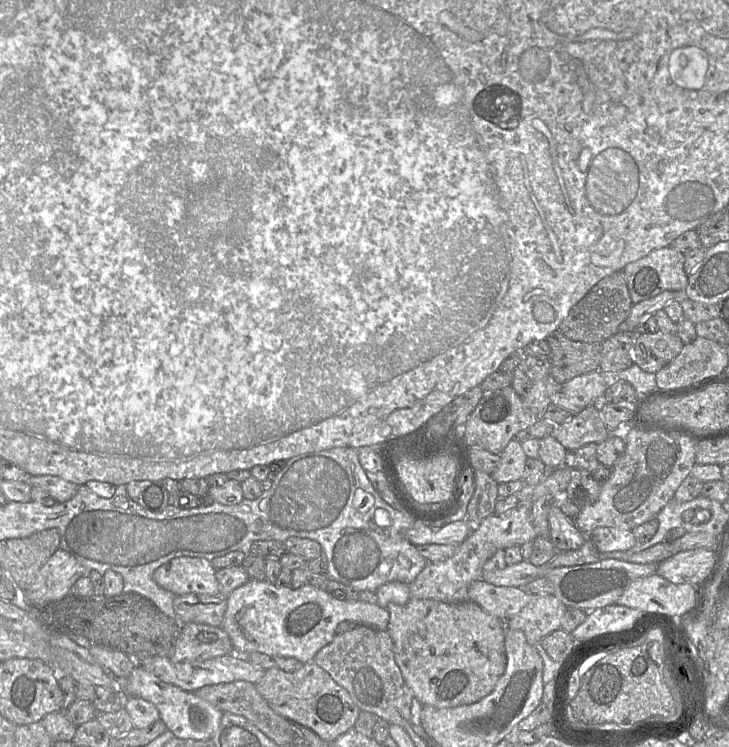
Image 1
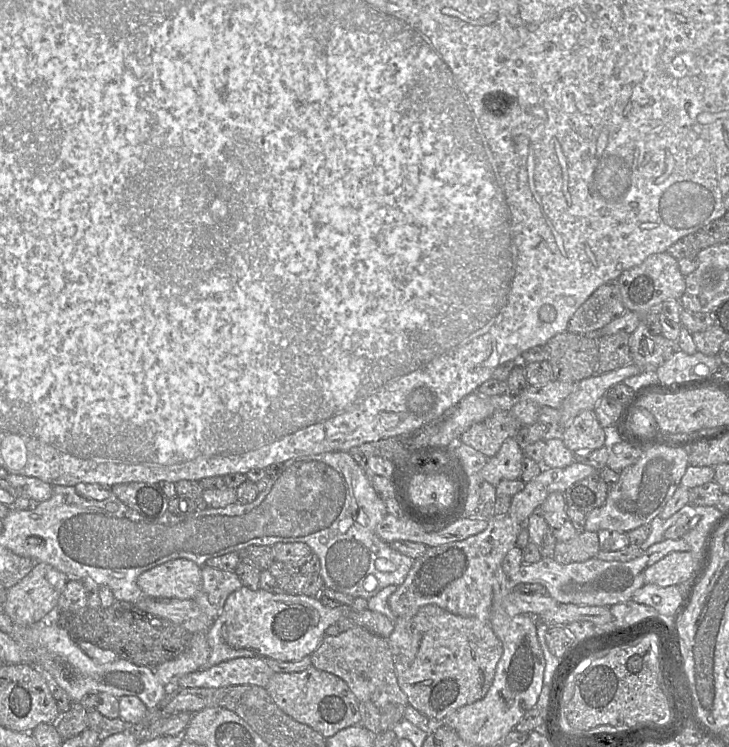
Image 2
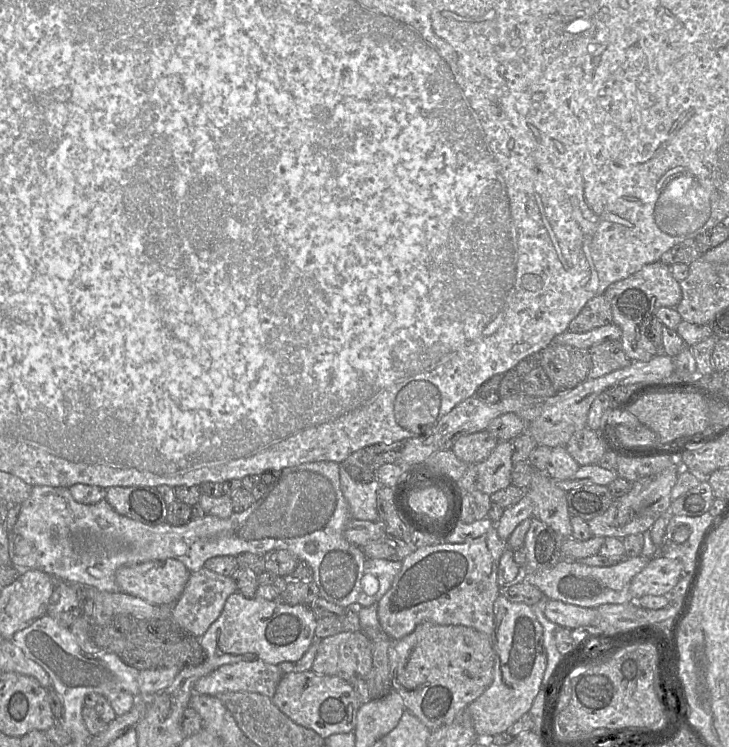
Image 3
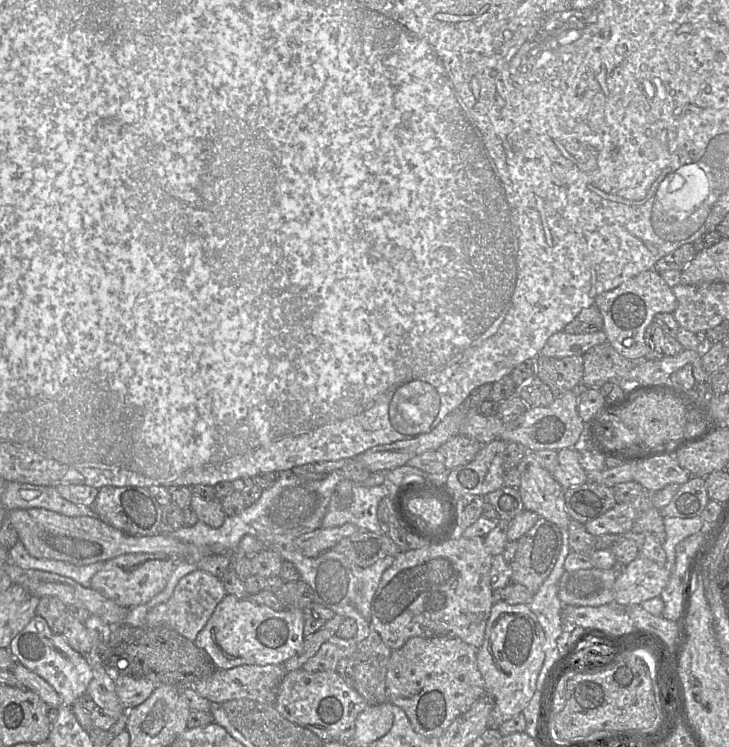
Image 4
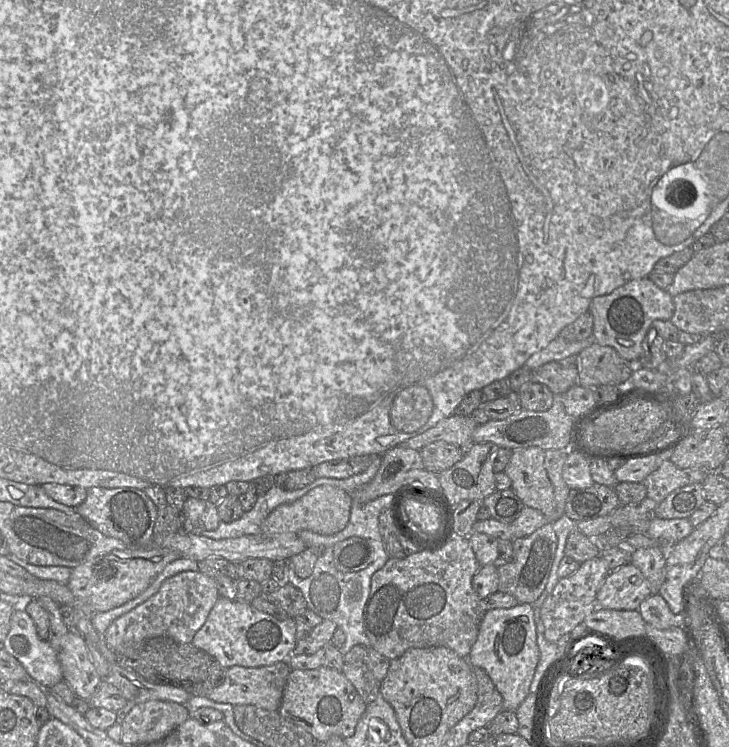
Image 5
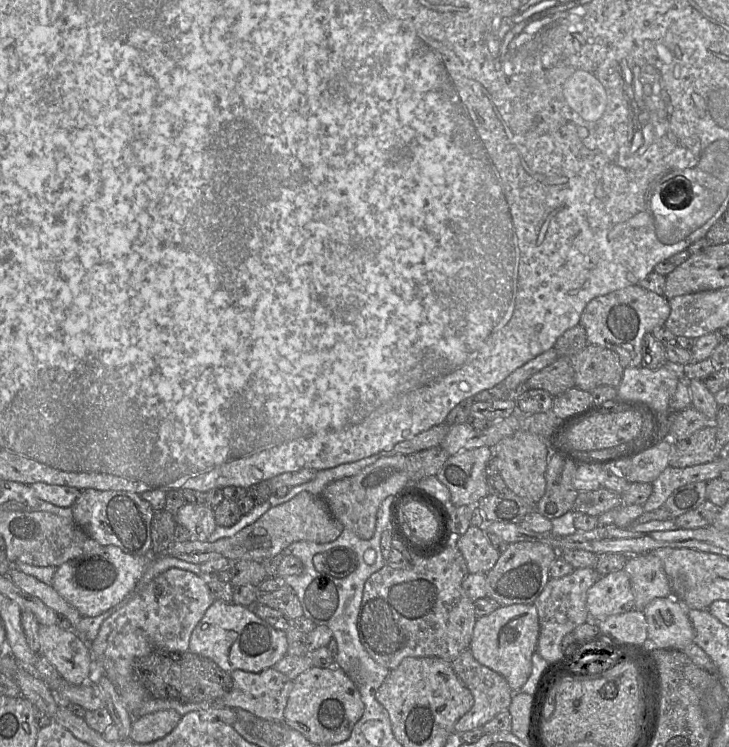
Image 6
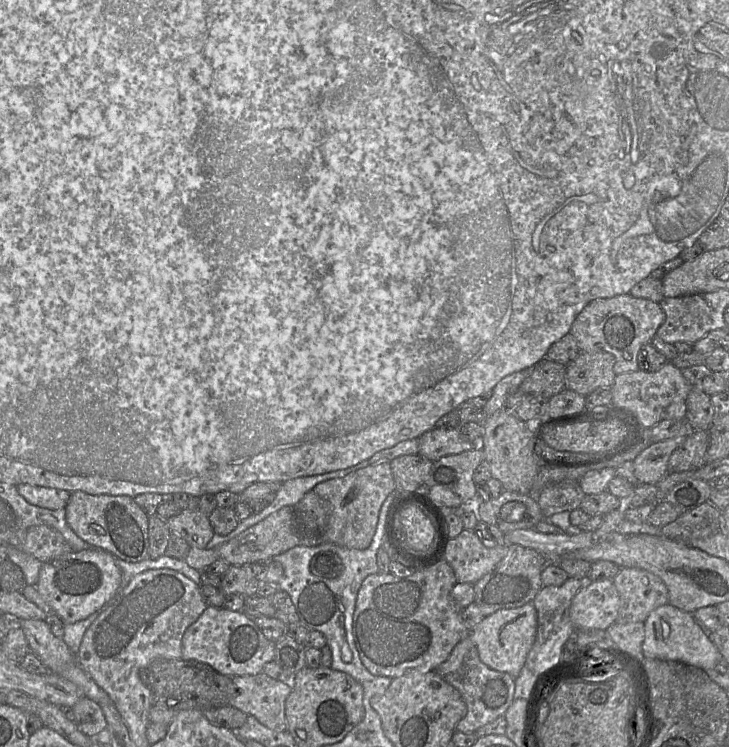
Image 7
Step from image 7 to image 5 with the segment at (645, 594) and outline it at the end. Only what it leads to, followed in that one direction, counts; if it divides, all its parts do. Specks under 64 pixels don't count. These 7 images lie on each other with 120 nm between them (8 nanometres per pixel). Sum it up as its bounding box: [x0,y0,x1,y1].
[631,546,666,594]

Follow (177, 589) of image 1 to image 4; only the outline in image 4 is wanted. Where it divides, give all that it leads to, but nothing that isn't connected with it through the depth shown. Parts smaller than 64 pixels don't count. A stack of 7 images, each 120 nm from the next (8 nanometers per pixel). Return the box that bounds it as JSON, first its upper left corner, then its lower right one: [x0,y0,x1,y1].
[90,553,179,606]

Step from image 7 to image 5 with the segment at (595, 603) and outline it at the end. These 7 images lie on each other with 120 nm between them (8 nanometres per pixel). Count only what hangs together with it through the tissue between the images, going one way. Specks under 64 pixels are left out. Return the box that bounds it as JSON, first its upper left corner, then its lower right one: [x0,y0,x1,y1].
[597,564,652,610]

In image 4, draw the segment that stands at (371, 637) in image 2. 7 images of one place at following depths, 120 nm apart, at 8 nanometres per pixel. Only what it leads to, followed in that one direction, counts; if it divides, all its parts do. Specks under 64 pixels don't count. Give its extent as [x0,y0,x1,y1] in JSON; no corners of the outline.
[301,635,357,672]

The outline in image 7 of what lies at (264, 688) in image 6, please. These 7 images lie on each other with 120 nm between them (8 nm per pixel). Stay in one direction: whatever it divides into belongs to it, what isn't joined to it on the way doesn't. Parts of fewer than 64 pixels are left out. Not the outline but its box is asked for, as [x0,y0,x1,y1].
[229,672,291,731]

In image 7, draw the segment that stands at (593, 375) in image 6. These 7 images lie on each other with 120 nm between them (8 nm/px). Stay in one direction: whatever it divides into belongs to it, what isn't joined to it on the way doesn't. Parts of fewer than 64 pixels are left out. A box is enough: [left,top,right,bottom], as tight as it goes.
[566,352,615,396]

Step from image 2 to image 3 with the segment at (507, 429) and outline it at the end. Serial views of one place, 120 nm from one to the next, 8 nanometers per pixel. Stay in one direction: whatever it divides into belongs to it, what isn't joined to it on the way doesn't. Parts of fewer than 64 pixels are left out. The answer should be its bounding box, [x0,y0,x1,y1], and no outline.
[451,429,498,464]

